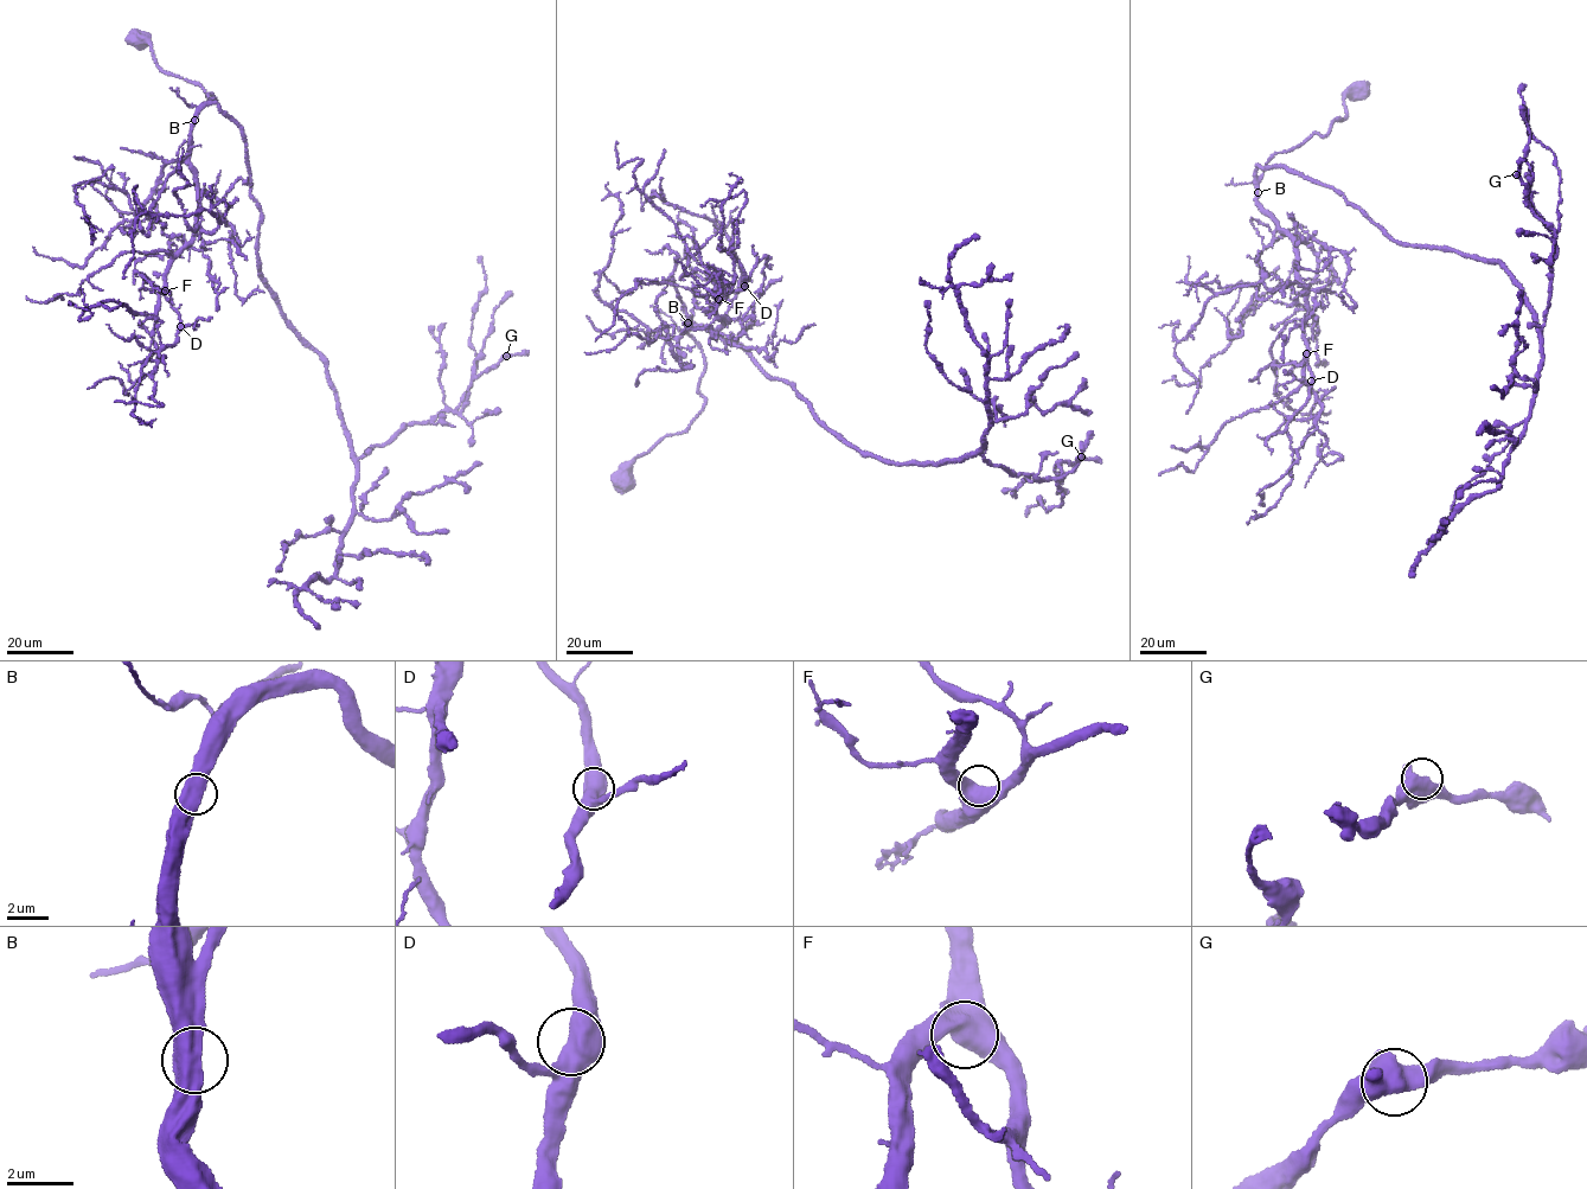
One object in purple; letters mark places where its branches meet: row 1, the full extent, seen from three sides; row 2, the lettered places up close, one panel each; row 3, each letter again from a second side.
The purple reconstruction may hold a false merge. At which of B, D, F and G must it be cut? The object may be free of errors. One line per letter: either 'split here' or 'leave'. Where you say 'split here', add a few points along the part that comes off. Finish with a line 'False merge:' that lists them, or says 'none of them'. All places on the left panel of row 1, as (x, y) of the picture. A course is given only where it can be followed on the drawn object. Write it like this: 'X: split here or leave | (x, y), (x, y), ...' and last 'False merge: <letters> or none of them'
B: leave
D: leave
F: leave
G: leave
False merge: none of them

